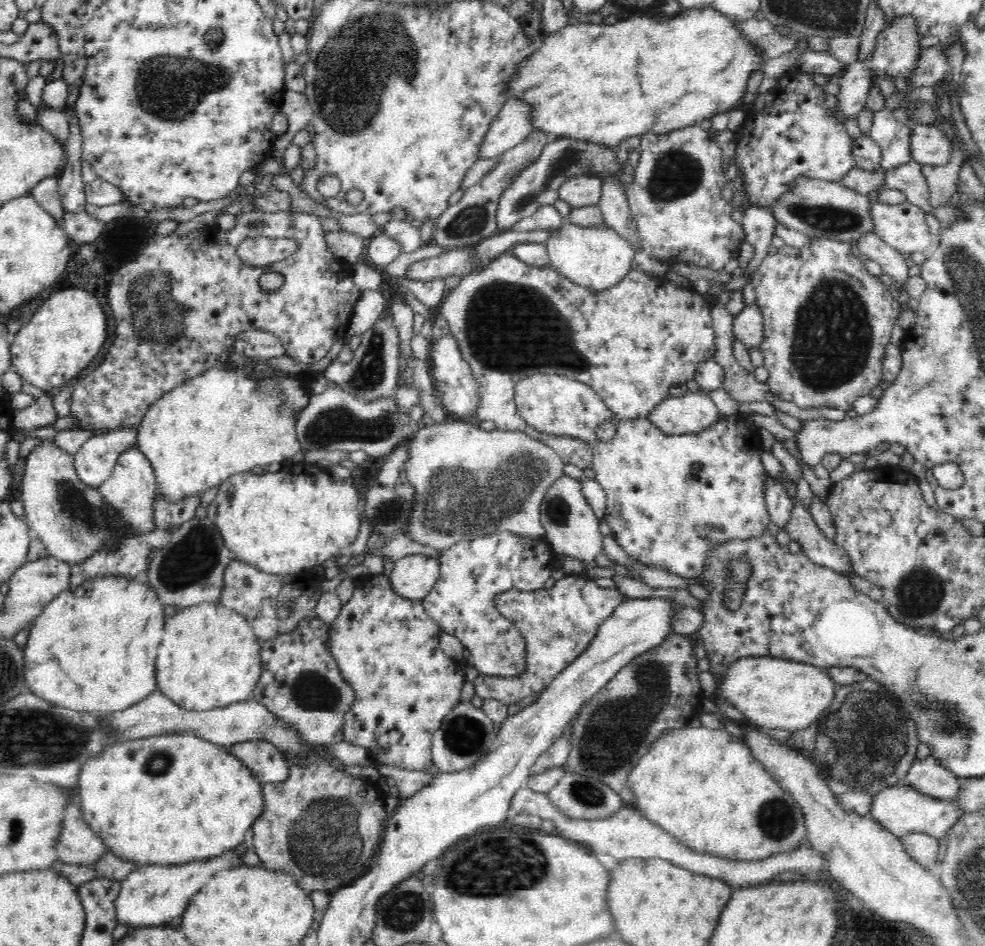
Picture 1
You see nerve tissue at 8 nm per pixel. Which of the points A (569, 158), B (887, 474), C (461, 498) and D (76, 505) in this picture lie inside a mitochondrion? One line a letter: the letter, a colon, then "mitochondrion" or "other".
A: mitochondrion
B: other
C: mitochondrion
D: mitochondrion

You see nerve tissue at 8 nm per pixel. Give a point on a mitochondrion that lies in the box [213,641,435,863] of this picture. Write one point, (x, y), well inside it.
(311, 690)

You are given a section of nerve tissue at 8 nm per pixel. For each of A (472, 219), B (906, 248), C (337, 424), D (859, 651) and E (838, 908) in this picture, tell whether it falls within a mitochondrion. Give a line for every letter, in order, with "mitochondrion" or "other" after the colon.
A: mitochondrion
B: other
C: mitochondrion
D: other
E: other

